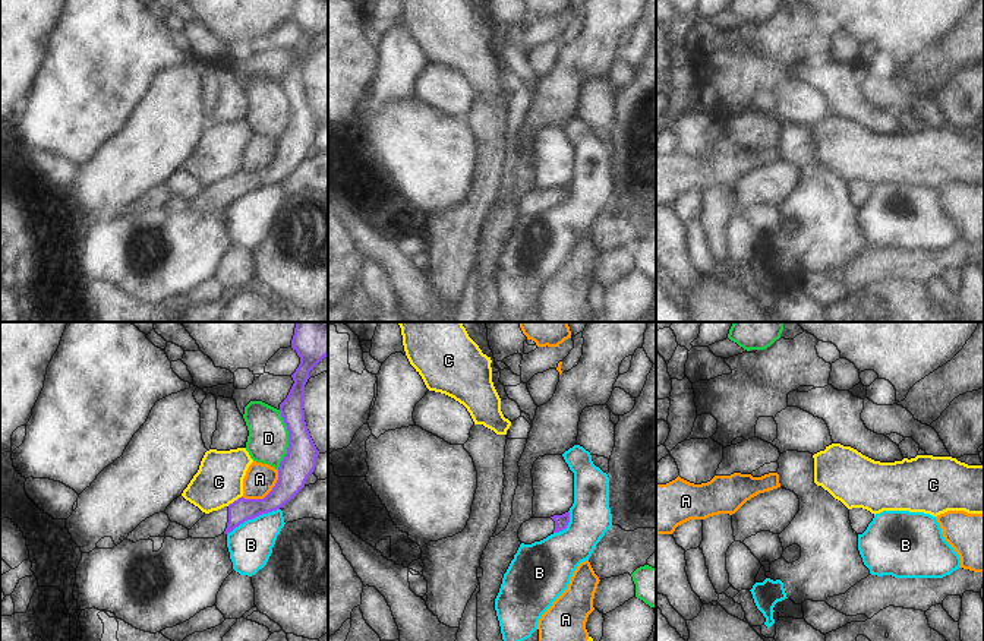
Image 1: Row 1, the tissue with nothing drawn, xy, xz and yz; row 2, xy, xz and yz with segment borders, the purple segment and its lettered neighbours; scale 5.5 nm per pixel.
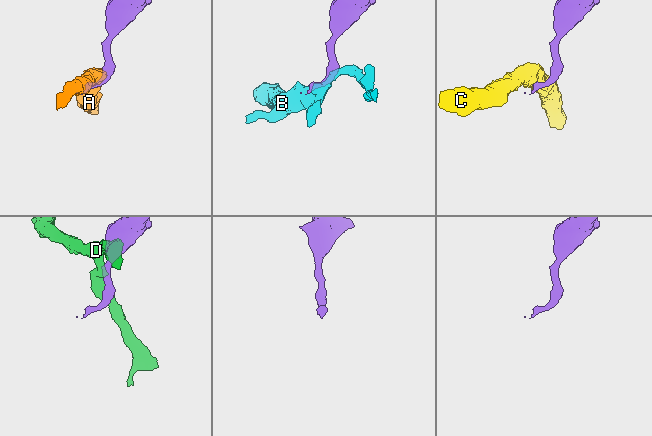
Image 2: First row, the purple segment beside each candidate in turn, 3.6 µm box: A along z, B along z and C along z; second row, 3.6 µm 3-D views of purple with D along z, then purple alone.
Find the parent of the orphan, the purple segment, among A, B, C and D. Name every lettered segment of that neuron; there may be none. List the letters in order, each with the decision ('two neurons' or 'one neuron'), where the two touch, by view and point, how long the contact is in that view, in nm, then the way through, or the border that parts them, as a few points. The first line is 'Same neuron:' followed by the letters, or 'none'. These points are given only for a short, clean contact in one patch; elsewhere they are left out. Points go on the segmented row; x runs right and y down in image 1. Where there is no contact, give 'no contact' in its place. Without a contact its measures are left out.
Same neuron: none
A: two neurons; contact xy (267, 495); length 260 nm; border xy (278, 470), (276, 485), (262, 498), (242, 496)
B: two neurons; contact xy (252, 518); length 320 nm
C: two neurons; contact xy (235, 501); length 110 nm; border xy (242, 495), (227, 505)
D: two neurons; contact xy (289, 439); length 320 nm

